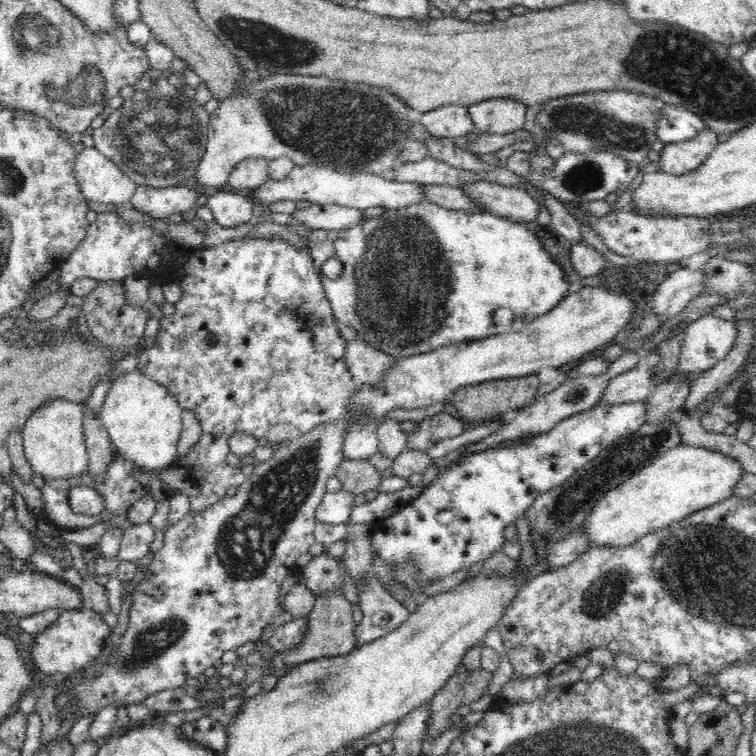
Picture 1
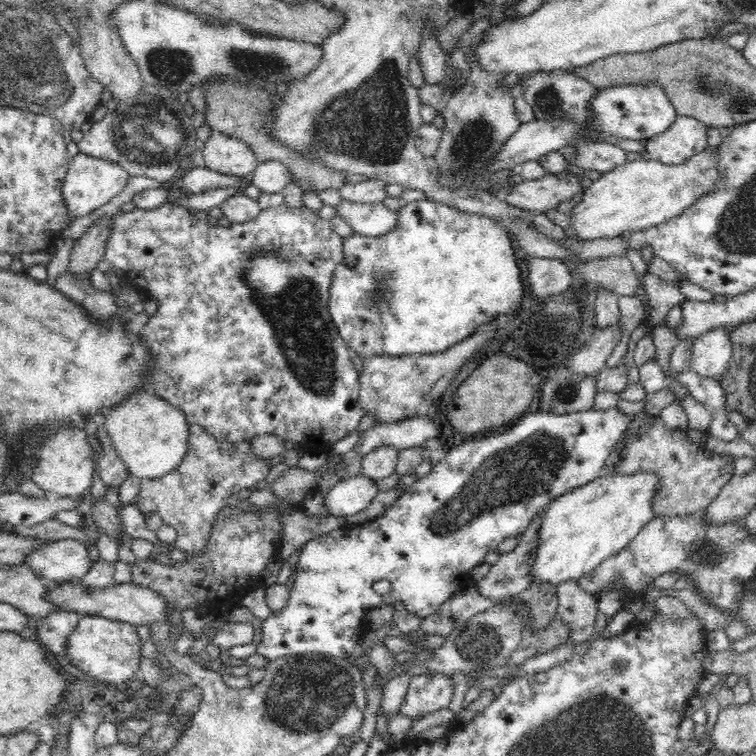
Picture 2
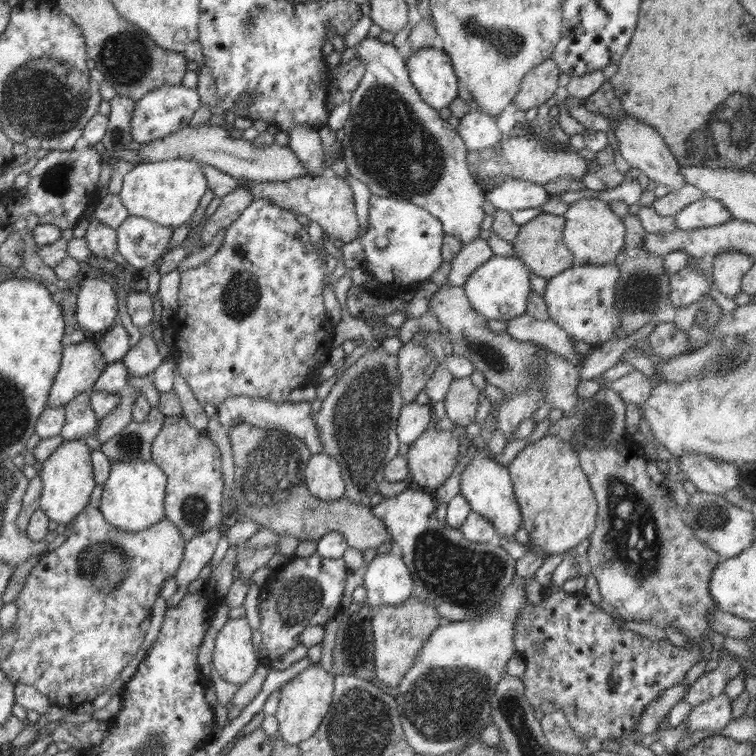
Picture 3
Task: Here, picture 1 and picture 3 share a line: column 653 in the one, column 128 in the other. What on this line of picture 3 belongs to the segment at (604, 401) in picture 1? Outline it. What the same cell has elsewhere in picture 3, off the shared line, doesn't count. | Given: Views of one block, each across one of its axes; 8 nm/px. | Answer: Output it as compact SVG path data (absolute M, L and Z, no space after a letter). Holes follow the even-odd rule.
M144 331L143 336L136 342L136 346L131 346L120 360L126 365L129 375L151 378L163 358L158 352L153 334Z

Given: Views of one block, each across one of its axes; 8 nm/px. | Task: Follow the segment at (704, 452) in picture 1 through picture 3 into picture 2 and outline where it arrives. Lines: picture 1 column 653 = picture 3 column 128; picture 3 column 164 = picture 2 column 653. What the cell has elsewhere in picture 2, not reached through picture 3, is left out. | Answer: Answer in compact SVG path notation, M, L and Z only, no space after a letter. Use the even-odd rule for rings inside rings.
M653 472L598 477L552 501L546 509L540 532L538 532L538 550L534 553L532 579L556 586L568 580L578 581L598 568L604 560L624 550L638 536L638 532L656 518L654 517L654 498L658 494L657 488L660 481L661 478Z

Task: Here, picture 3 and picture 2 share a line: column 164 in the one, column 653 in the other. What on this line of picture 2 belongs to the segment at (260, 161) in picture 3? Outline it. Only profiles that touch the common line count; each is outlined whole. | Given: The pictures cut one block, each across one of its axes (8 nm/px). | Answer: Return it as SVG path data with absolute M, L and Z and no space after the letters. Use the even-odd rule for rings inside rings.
M678 115L666 132L647 139L648 158L664 165L682 164L708 148L707 129L696 118Z

